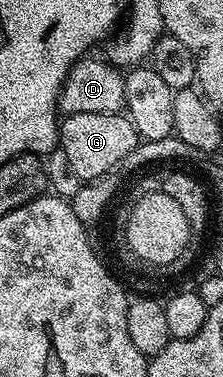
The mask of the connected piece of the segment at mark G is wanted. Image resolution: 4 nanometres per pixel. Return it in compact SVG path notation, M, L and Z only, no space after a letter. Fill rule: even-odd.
M79 112L70 114L59 126L59 150L65 153L69 170L82 183L95 180L116 171L125 156L131 154L139 143L139 135L133 121L124 113Z

